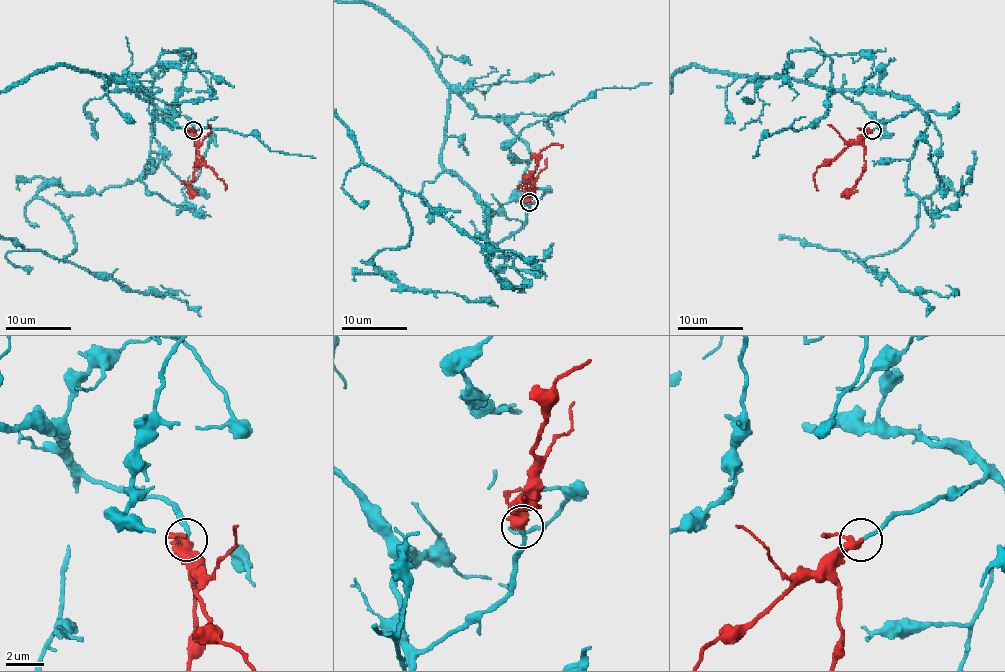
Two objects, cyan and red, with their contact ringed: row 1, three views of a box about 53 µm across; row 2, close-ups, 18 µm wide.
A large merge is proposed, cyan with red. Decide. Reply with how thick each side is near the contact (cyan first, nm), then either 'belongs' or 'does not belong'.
200 nm thick on the cyan side, 400 nm on the other; belongs

